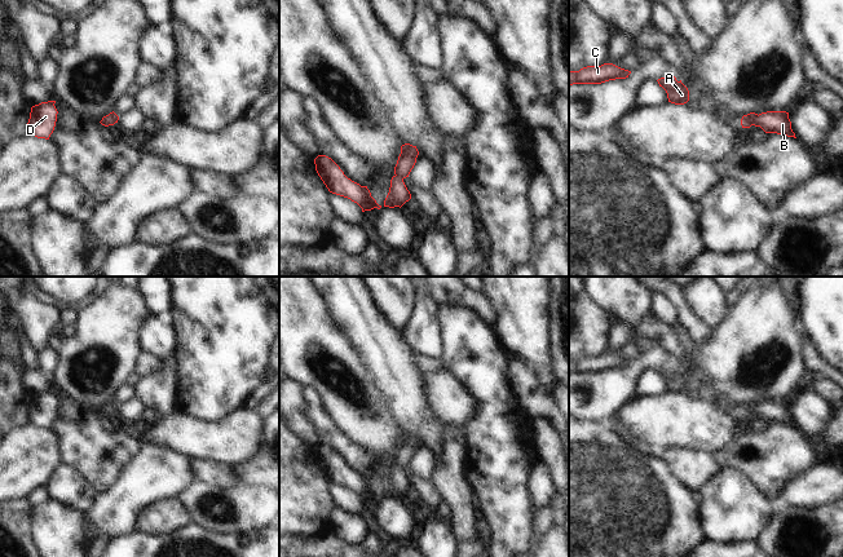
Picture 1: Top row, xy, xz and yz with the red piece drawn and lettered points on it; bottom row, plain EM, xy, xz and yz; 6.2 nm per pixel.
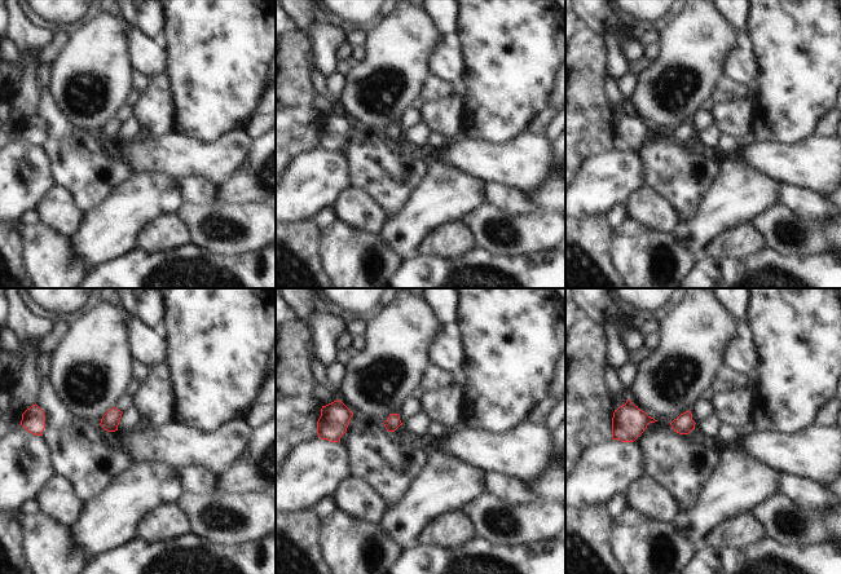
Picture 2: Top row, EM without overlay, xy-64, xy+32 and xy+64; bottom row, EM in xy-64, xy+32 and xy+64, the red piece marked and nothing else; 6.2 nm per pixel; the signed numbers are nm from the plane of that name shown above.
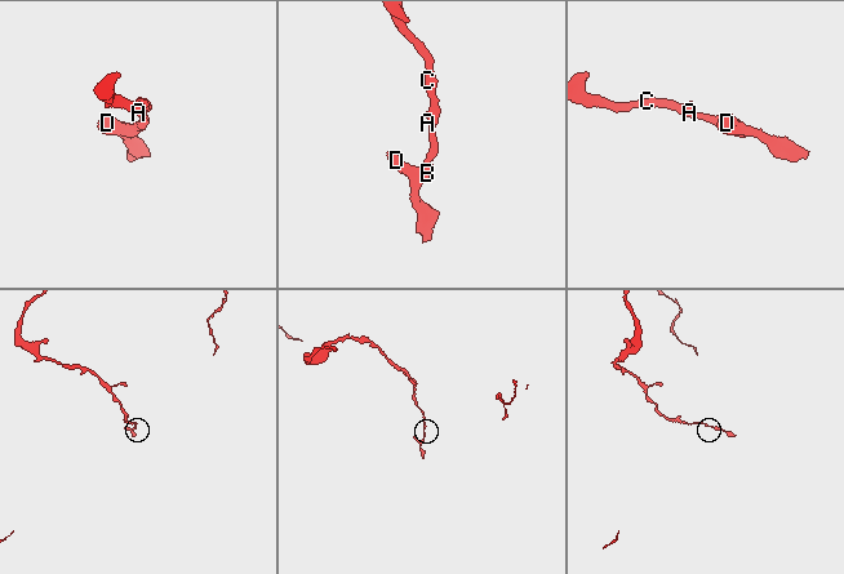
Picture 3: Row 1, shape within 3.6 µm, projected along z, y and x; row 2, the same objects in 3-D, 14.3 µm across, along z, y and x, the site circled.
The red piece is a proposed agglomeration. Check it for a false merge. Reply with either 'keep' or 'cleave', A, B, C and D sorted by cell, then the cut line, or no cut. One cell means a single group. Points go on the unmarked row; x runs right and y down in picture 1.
keep; groups A B C D; cut none

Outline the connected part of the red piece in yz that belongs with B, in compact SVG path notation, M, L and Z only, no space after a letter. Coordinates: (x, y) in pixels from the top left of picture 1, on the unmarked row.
M767 401L762 403L750 402L741 408L742 417L751 415L760 416L765 423L777 423L781 425L795 426L791 419L789 402L786 401Z

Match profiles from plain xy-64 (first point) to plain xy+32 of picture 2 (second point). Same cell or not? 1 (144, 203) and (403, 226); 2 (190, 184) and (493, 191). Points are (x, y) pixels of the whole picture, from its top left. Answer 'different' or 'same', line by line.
1: same
2: same

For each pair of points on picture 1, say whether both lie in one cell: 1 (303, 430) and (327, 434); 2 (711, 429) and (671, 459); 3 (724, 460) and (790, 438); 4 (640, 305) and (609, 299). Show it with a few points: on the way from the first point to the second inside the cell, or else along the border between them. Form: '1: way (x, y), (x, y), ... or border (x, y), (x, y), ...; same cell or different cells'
1: border (303, 403), (303, 414), (320, 443); different cells
2: border (662, 450), (691, 449), (704, 450), (714, 455); different cells
3: way (741, 460), (747, 462), (759, 456), (773, 455); same cell
4: way (632, 301), (617, 299); same cell

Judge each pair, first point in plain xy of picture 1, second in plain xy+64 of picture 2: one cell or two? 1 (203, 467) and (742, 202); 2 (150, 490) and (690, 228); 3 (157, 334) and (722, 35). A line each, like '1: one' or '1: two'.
1: two
2: one
3: two

